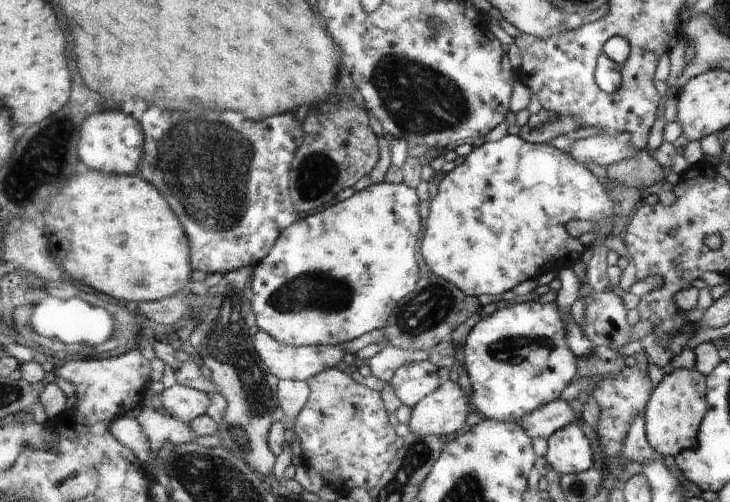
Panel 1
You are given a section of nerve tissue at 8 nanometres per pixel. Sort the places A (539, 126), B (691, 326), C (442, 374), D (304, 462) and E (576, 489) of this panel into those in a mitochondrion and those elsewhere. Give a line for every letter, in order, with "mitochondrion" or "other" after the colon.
A: mitochondrion
B: other
C: other
D: other
E: mitochondrion

